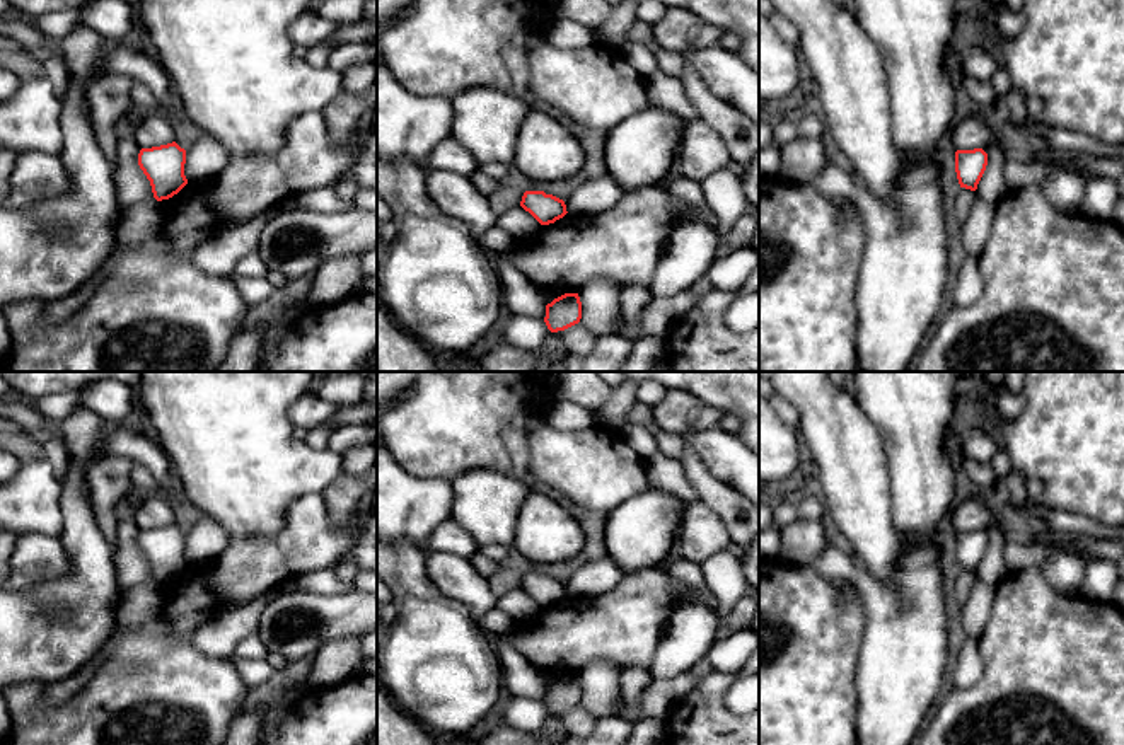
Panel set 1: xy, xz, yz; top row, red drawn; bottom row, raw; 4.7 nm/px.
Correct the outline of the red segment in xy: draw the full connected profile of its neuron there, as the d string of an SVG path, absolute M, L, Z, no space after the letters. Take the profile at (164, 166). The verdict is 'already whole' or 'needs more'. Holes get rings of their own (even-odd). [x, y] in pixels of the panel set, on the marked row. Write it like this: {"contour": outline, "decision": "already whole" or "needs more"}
{"contour": "M176 141L142 148L138 153L138 165L150 181L157 201L172 198L188 184L184 164L186 150Z", "decision": "already whole"}

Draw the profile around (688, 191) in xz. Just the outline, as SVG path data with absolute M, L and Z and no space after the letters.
M681 177L675 182L663 184L665 191L681 201L694 217L696 222L715 228L716 215L706 203L701 182L687 177Z

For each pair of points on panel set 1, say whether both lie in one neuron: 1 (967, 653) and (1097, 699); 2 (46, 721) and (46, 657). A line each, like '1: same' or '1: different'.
1: different
2: different

